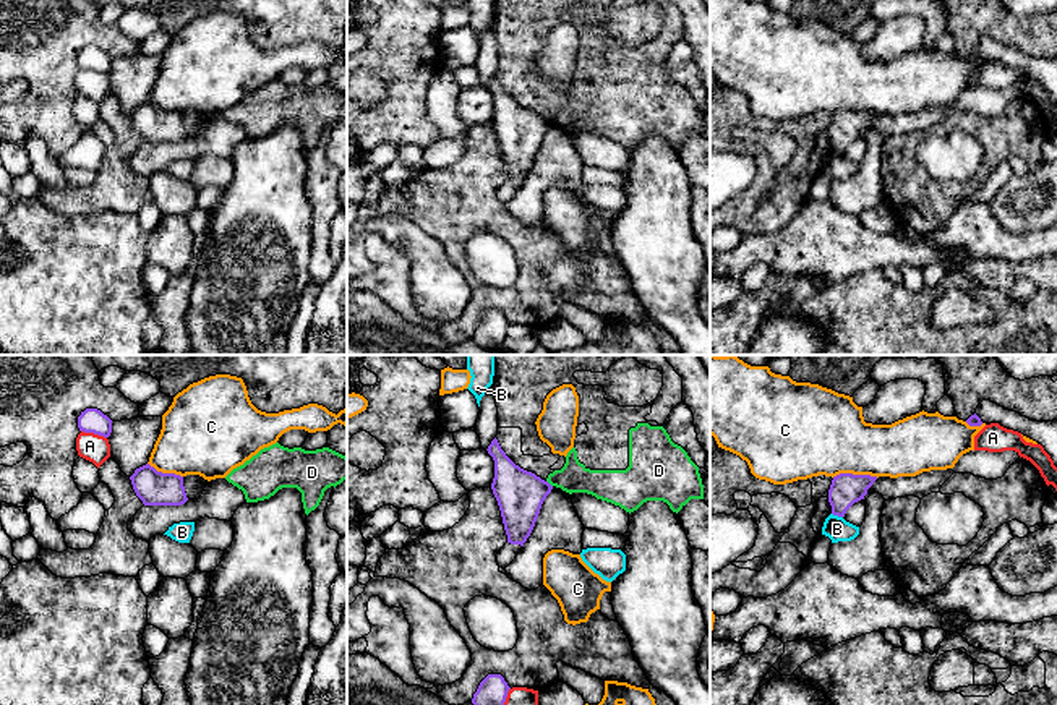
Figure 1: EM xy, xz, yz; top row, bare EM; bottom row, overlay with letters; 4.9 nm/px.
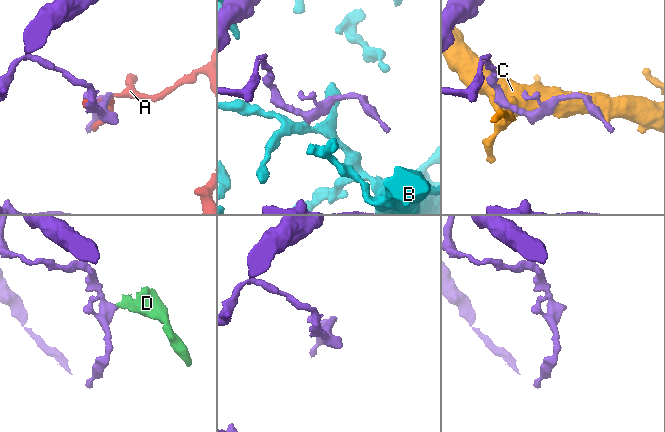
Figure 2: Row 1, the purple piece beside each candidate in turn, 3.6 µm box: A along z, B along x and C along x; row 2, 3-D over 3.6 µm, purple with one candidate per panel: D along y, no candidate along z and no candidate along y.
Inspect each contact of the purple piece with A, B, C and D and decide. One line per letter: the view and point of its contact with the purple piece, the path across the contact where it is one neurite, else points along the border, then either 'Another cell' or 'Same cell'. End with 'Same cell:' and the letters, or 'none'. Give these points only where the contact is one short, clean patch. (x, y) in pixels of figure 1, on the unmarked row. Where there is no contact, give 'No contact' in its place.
A: Touches purple at xy (94, 70). Another cell
B: Touches purple at yz (837, 151). Another cell
C: Touches purple at yz (855, 112). Another cell
D: Touches purple at xz (548, 120). Boundary: xz (547, 117), (552, 123). Another cell
Same cell: none

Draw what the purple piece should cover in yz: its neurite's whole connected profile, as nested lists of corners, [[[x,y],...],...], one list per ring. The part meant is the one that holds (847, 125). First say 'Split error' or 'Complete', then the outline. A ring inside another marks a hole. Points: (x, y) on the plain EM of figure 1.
Complete. [[[840,110],[833,113],[828,126],[828,139],[832,151],[845,154],[846,147],[858,138],[864,136],[867,126],[874,122],[877,113]]]

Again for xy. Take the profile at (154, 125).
Complete. [[[149,100],[136,105],[130,117],[144,143],[182,143],[188,138],[183,113],[157,109]]]

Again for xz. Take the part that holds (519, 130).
Complete. [[[496,75],[486,88],[494,97],[491,126],[501,147],[507,180],[524,183],[553,123],[516,102]]]

